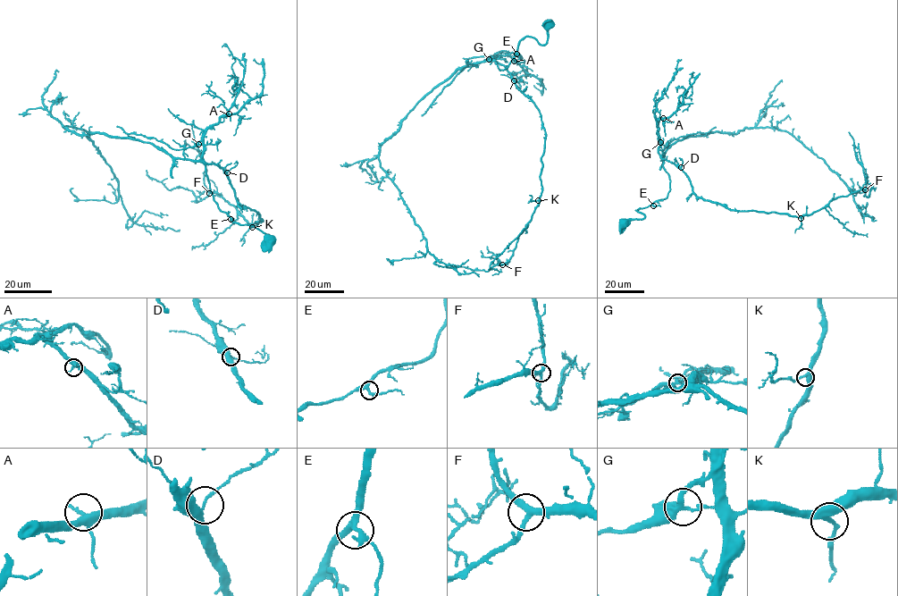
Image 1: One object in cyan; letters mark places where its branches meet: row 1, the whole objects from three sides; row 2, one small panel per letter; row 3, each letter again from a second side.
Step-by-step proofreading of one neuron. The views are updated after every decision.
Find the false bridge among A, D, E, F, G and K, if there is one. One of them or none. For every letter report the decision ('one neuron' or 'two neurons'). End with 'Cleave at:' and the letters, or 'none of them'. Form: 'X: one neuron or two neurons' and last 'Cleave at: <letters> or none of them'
A: one neuron
D: one neuron
E: one neuron
F: one neuron
G: two neurons
K: one neuron
Cleave at: G

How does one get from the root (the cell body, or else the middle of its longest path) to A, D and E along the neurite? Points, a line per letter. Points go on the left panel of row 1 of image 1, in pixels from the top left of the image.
A: (267, 239), (267, 234), (257, 228), (233, 222), (219, 208), (210, 189), (202, 159), (203, 135), (229, 113)
D: (267, 239), (267, 234), (257, 228), (233, 222), (219, 208), (210, 189), (205, 164), (214, 163), (227, 172)
E: (267, 239), (267, 234), (257, 228), (239, 224), (230, 219)

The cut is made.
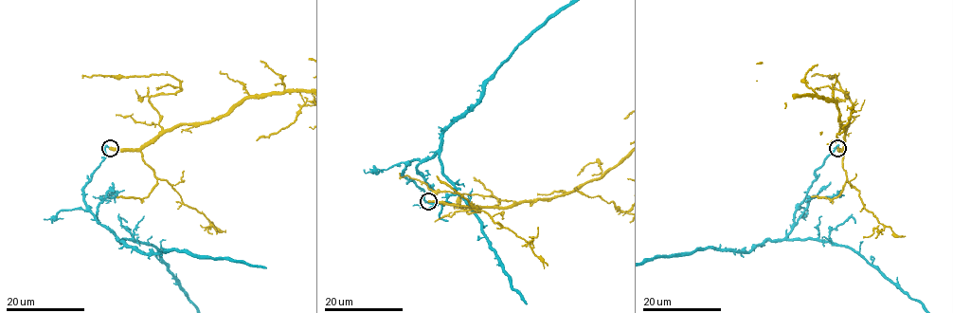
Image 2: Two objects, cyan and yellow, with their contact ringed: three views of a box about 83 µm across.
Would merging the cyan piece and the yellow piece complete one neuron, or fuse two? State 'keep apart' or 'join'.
keep apart

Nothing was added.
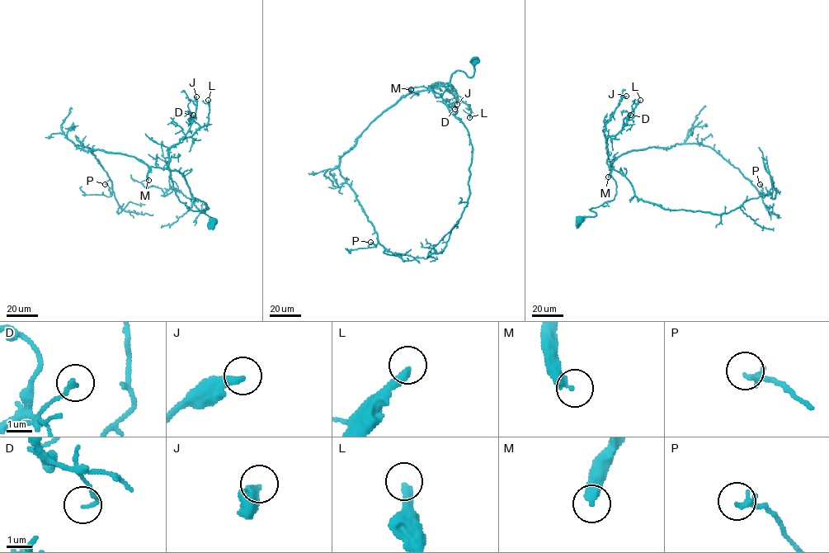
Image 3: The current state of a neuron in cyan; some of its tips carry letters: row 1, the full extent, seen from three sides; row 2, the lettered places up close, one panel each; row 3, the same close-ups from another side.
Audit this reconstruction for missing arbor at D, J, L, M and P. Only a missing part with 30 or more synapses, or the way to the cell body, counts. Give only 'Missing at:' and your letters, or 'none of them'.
Missing at: L, M

